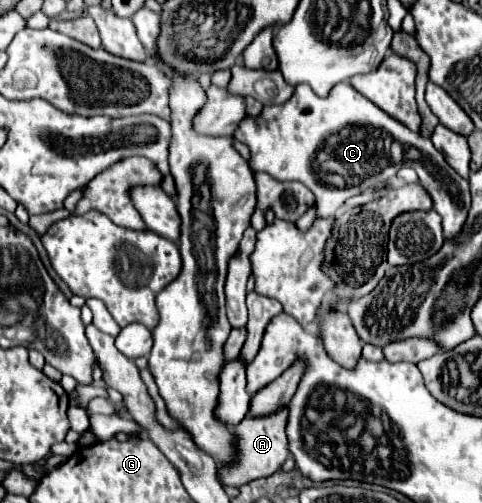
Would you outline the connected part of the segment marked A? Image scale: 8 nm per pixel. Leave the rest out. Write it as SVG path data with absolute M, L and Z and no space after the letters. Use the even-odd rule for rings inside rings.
M281 409L279 413L273 413L271 417L245 417L239 425L235 425L235 429L233 429L235 459L231 463L219 465L219 481L223 485L241 487L253 479L269 477L269 475L281 471L283 461L289 457L285 425L287 425L287 409Z

